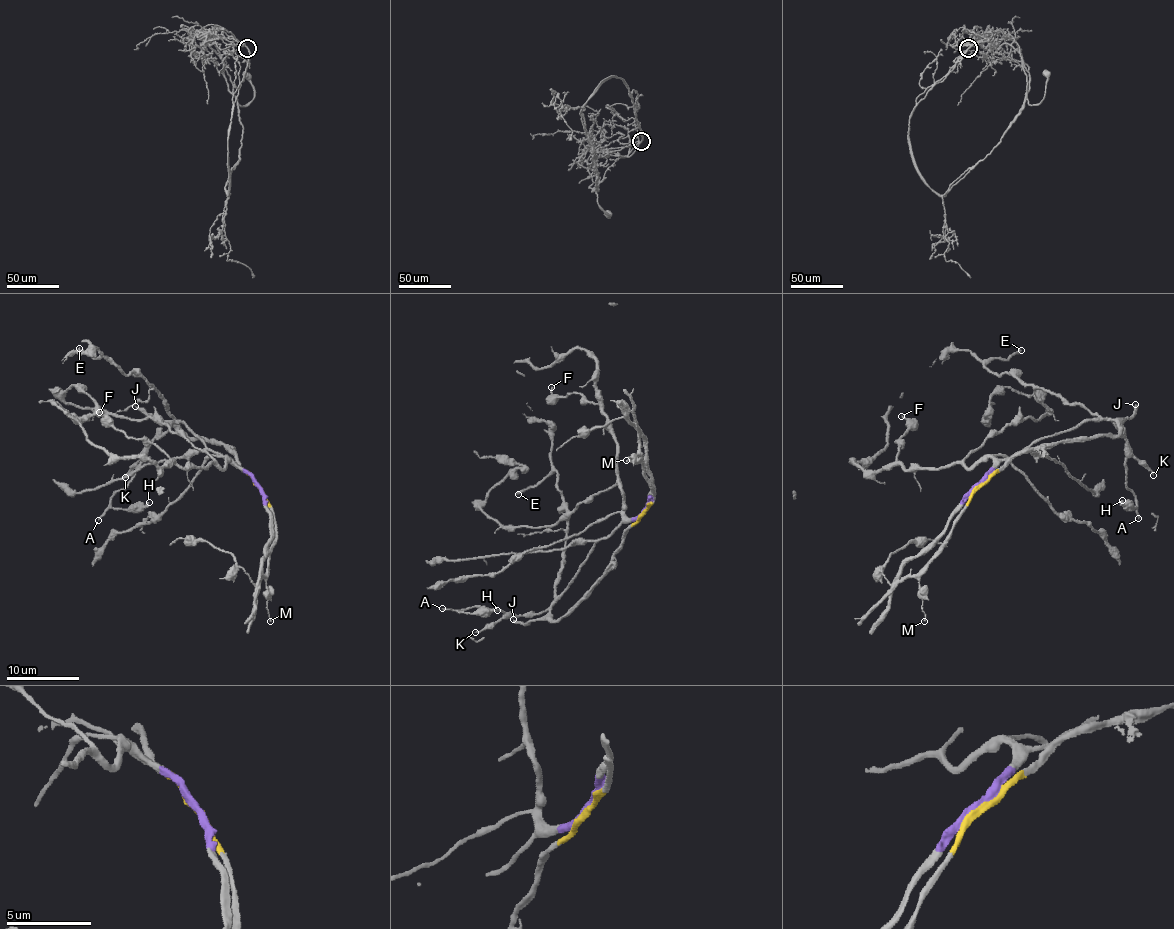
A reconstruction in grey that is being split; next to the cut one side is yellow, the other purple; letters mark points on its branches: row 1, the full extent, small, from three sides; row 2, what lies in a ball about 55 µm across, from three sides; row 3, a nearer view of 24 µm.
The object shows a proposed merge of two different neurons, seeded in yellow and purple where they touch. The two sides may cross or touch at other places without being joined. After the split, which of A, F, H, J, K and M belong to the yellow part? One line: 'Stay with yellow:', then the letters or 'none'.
Stay with yellow: J, M

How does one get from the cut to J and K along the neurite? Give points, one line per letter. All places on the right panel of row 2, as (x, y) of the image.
J: (979, 485), (1022, 452), (1050, 449), (1061, 442), (1117, 435), (1126, 419), (1136, 414), (1135, 404)
K: (979, 485), (995, 465), (1041, 439), (1077, 428), (1087, 421), (1103, 419), (1120, 430), (1128, 451), (1153, 475)

